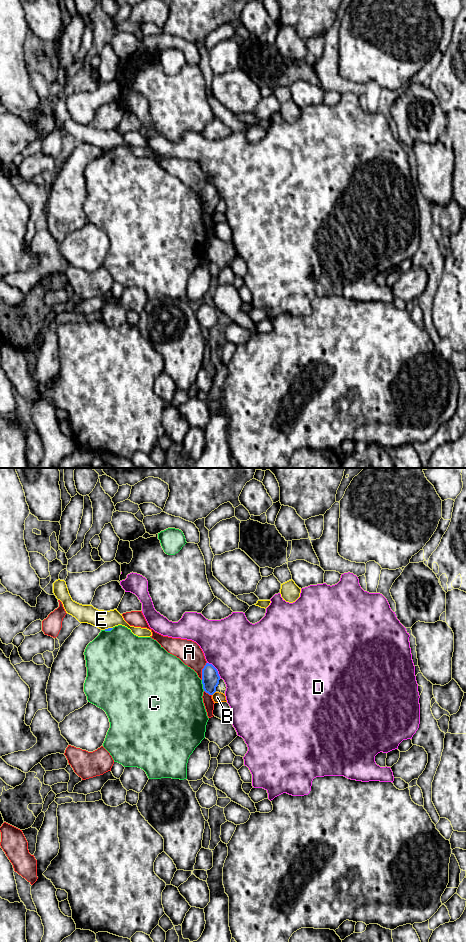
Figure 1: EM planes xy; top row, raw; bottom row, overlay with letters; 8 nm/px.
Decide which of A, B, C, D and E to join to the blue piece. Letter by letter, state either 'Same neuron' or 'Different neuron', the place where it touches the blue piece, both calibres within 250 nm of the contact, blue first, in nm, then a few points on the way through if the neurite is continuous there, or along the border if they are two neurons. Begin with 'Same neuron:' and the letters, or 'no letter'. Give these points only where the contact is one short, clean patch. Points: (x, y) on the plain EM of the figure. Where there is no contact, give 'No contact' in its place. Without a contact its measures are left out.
Same neuron: no letter
A: Different neuron. Touches blue at xy (202, 191). Thickness 140 nm (blue) against 190 nm
B: Different neuron. Touches blue at xy (214, 212). Thickness 140 nm (blue) against 90 nm. Boundary: xy (215, 211), (212, 215)
C: Different neuron. Touches blue at xy (203, 205). Thickness 140 nm (blue) against 460 nm
D: Different neuron. Touches blue at xy (216, 189). Thickness 140 nm (blue) against 500 nm. Boundary: xy (207, 182), (216, 189), (220, 197)
E: Different neuron. Touches blue at xy (108, 148). Thickness 30 nm (blue) against 150 nm. Boundary: xy (112, 147), (104, 149)

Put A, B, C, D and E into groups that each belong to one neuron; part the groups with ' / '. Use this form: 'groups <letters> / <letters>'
groups A / B / C / D / E

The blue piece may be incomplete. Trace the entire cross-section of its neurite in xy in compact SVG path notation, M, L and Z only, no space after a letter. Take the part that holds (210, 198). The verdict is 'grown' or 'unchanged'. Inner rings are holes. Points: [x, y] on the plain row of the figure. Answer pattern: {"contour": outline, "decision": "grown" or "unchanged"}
{"contour": "M206 183L202 189L202 204L204 211L209 215L213 215L216 212L219 200L220 196L217 189L212 184Z", "decision": "unchanged"}

